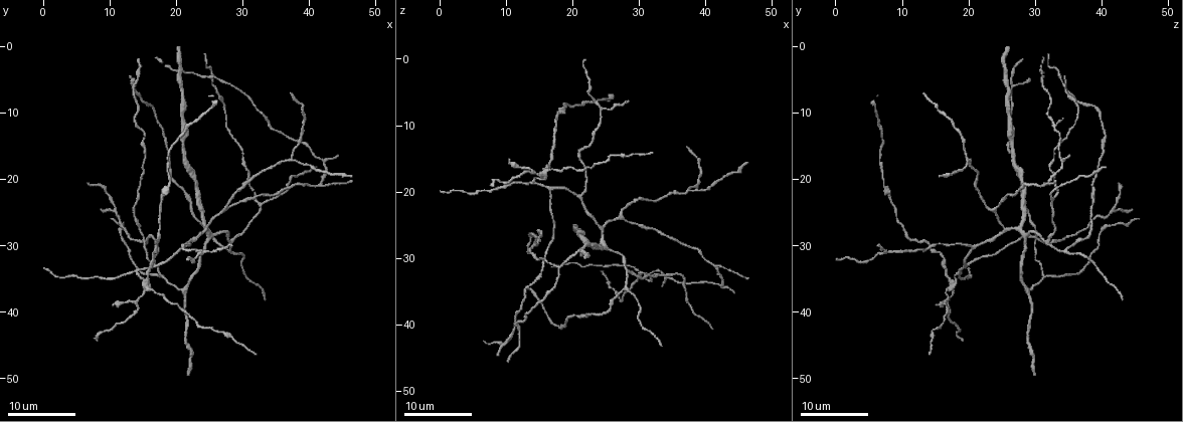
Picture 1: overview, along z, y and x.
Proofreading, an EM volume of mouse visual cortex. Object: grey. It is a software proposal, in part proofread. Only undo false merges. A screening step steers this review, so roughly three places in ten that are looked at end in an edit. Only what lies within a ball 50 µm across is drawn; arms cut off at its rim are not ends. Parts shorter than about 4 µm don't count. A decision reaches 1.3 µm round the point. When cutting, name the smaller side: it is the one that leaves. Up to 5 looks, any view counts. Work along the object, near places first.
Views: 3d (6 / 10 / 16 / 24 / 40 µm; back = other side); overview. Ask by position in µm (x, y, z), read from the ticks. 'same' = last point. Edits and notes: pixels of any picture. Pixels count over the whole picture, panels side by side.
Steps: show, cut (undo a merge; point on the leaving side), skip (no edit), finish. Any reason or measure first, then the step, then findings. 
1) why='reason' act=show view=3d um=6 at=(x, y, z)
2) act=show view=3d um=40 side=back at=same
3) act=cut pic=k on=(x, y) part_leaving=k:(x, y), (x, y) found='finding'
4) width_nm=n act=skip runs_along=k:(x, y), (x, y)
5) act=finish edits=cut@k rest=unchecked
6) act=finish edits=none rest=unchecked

why='arms part here' act=show view=3d um=24 at=(24.5, 31.0, 7.0)

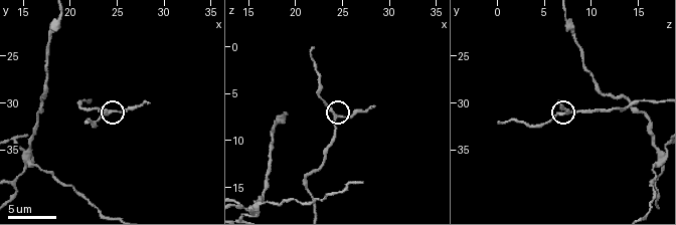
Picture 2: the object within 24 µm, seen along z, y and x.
act=show view=3d um=10 at=(24.4, 30.8, 7.2)

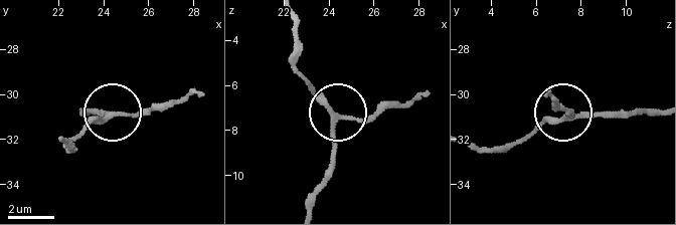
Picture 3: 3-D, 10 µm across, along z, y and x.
width_nm=180 act=skip runs_along=3:(307, 204), (332, 152), (336, 118), (370, 118), (403, 105) found='continuous, no second neuron'

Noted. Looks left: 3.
why='arms part here' act=show view=3d um=16 at=(21.0, 37.0, 28.5)

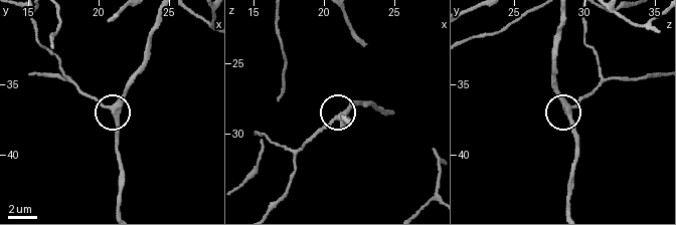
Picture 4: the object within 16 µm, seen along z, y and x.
why='zoom in' act=show view=3d um=6 at=(21.0, 36.8, 28.8)

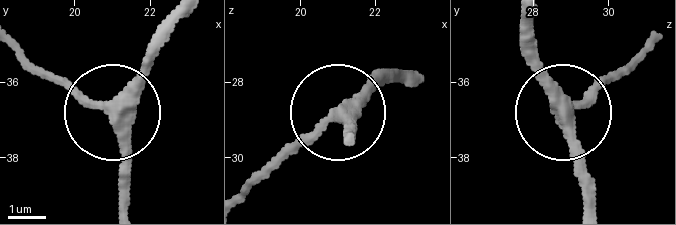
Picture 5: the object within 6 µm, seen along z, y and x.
width_nm=330 act=skip runs_along=5:(179, 18), (115, 115), (122, 201) found='all the same neuron'

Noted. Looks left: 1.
act=finish edits=none rest=unchecked

